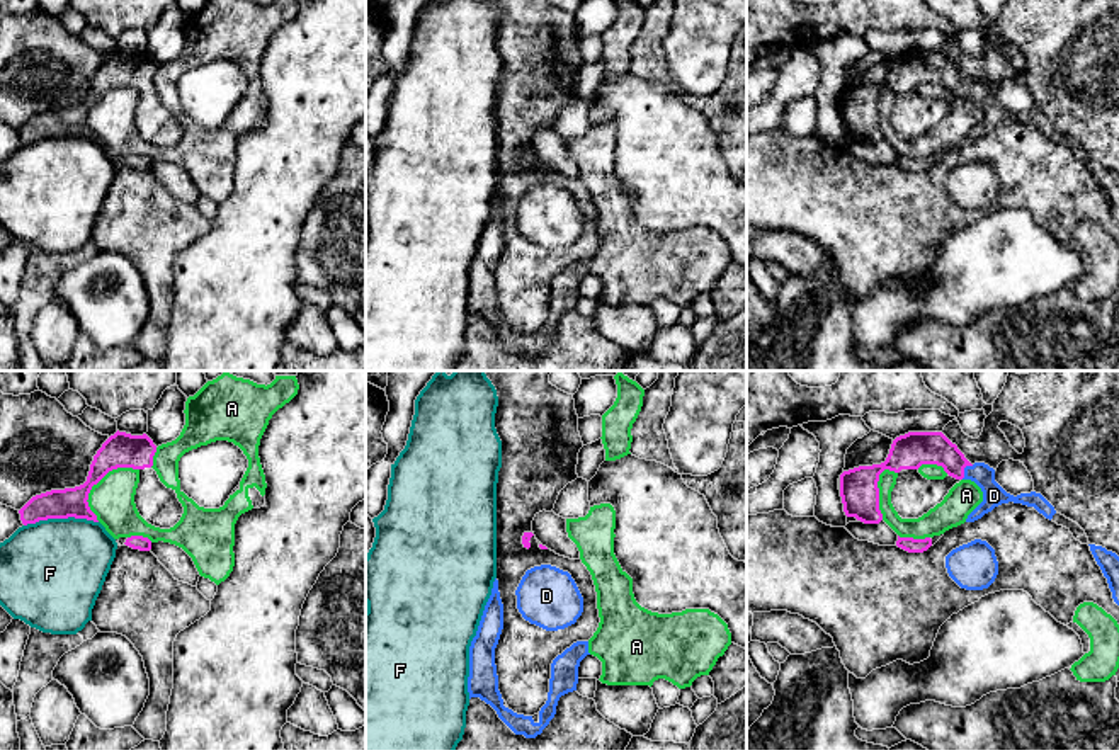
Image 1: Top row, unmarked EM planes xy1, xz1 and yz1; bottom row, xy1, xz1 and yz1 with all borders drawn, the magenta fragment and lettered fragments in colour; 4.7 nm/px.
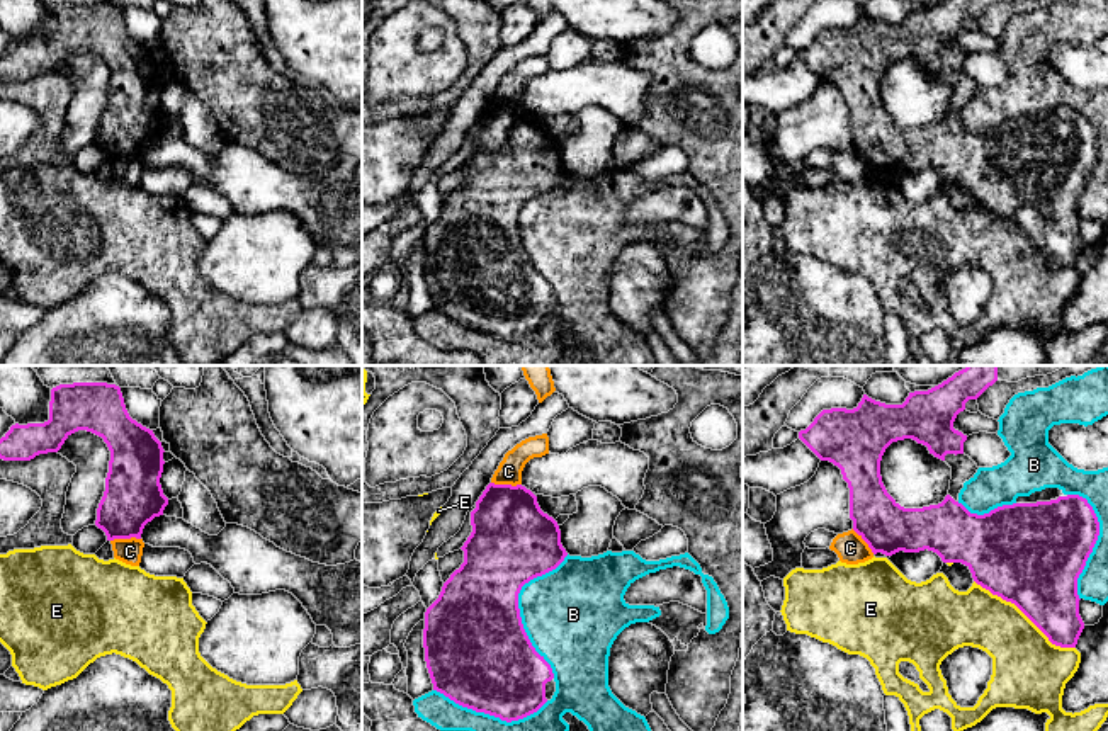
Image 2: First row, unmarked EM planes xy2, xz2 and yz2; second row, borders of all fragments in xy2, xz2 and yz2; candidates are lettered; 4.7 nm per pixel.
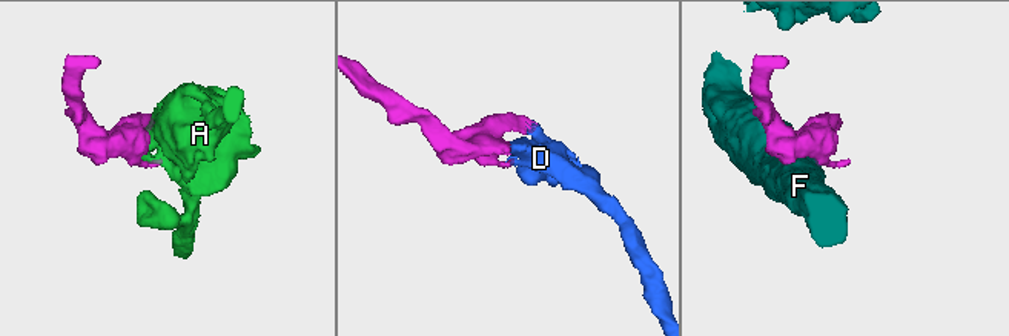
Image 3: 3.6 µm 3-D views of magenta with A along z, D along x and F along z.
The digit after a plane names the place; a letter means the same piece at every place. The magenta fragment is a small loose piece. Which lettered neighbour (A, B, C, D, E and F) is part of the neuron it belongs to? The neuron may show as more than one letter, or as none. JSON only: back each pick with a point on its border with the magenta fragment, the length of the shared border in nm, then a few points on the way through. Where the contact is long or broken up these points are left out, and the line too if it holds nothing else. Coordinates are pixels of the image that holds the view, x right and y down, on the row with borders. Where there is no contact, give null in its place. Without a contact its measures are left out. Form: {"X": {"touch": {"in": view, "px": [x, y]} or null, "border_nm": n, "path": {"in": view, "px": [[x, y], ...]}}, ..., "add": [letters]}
{"D": {"touch": {"in": "yz1", "px": [963, 470]}, "border_nm": 90}, "add": ["D"]}

